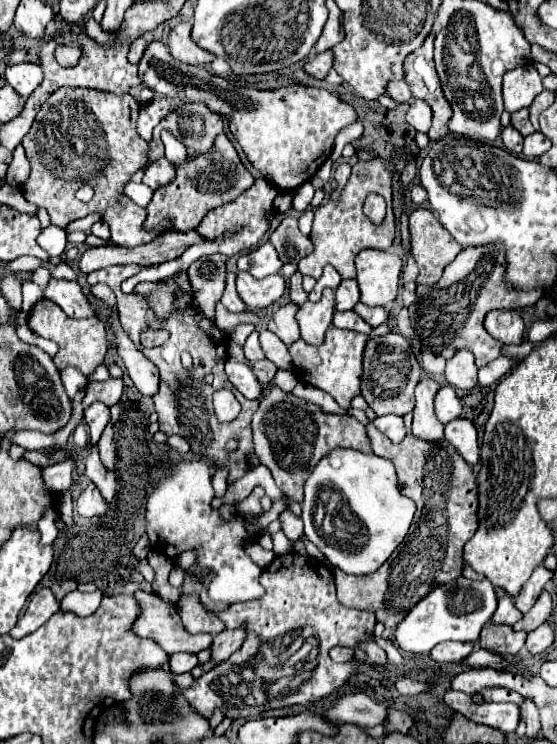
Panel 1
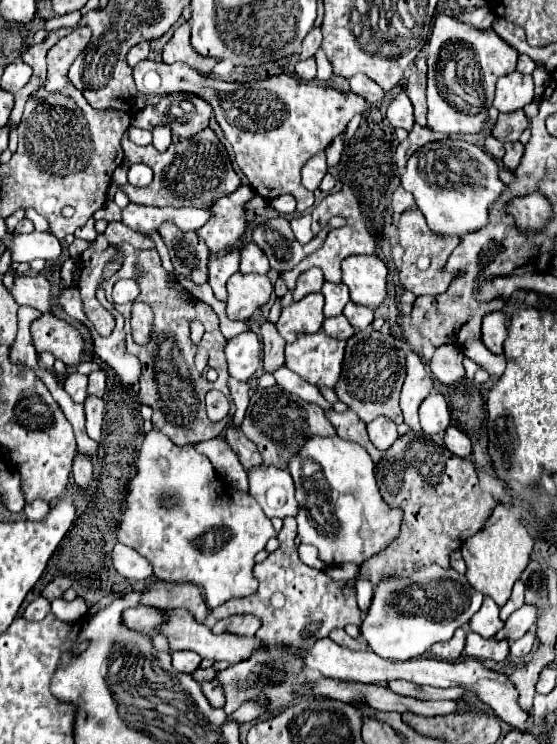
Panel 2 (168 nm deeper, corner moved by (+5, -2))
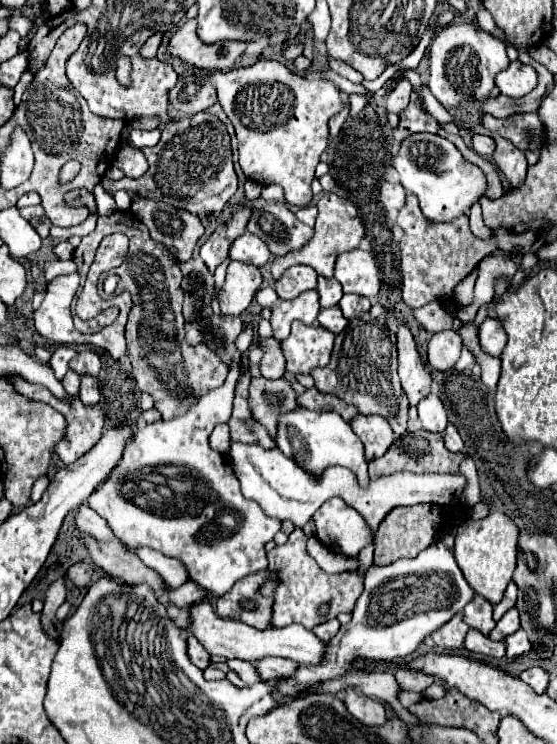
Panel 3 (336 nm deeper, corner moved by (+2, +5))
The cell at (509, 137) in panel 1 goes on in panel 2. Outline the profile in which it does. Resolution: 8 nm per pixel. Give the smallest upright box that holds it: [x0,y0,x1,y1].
[484,136,504,162]

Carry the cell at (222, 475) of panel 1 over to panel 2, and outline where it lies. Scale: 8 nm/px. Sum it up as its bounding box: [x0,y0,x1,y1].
[228,378,250,426]

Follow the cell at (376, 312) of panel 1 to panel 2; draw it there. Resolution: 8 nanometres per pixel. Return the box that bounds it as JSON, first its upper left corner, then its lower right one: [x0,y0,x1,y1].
[344,302,374,330]

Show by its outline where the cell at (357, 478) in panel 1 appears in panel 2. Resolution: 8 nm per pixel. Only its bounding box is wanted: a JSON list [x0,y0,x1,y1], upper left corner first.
[288,436,402,566]

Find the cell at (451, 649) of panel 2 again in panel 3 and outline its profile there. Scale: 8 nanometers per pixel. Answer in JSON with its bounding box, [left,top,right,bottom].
[431,613,469,649]

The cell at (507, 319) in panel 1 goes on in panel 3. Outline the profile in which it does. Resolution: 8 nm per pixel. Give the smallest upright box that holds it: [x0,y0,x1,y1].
[479,319,507,357]

